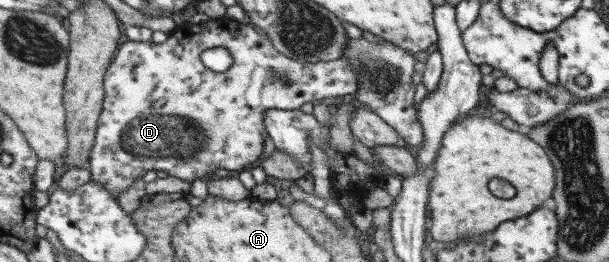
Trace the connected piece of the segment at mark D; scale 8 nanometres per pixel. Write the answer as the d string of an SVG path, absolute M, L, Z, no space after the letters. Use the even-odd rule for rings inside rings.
M221 17L210 21L206 25L189 24L185 21L180 23L167 34L167 38L162 43L136 42L126 40L118 45L113 61L106 67L103 79L102 88L104 89L104 96L102 99L102 108L98 115L96 123L96 130L94 135L94 142L91 151L88 153L88 161L86 163L90 180L95 183L100 183L111 195L119 195L125 189L131 187L131 183L135 179L141 178L146 171L164 171L168 176L175 176L177 179L182 179L188 182L200 179L207 173L213 173L214 169L221 167L227 169L231 174L239 170L248 169L249 163L261 159L261 146L263 145L263 114L267 110L297 110L303 103L314 102L315 100L322 100L324 97L344 97L349 98L356 90L356 73L352 65L344 57L337 58L331 61L322 61L317 63L303 63L302 61L295 61L289 59L285 55L281 55L269 41L265 34L259 34L252 27L242 25L240 22L230 20L226 17ZM211 47L224 47L230 53L233 63L231 67L223 73L215 73L207 69L199 60L199 53Z

